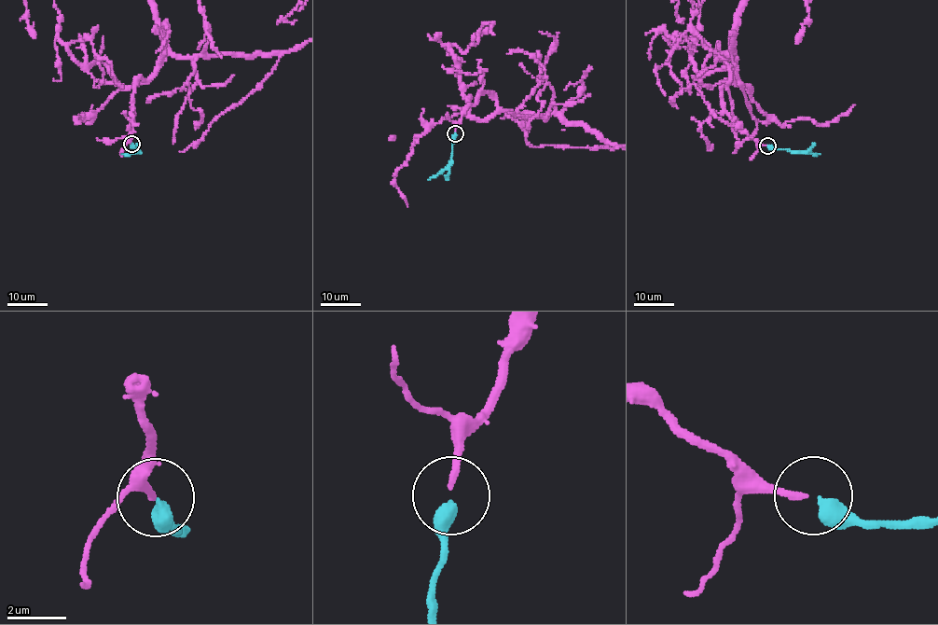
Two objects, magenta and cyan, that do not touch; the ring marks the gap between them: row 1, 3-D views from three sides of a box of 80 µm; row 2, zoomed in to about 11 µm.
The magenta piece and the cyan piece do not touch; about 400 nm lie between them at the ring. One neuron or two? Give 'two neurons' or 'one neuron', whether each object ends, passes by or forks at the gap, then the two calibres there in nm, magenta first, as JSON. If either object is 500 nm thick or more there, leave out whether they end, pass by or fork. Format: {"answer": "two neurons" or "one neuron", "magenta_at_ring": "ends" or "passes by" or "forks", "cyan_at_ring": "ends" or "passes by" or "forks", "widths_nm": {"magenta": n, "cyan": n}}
{"answer": "one neuron", "magenta_at_ring": "ends", "cyan_at_ring": "ends", "widths_nm": {"magenta": 200, "cyan": 440}}

